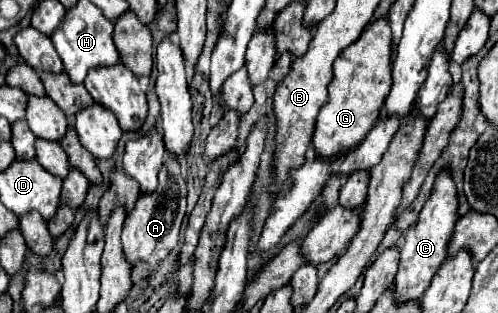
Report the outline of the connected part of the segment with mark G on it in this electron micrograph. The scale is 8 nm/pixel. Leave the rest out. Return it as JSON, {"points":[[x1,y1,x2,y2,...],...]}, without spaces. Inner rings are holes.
{"points":[[382,16,374,20,362,36,334,62,334,80,328,86,330,100,322,106,312,142,316,146,316,154,328,158,342,150,356,148,366,134,370,132,374,120,380,116,386,94,392,86,392,30,390,20]]}

